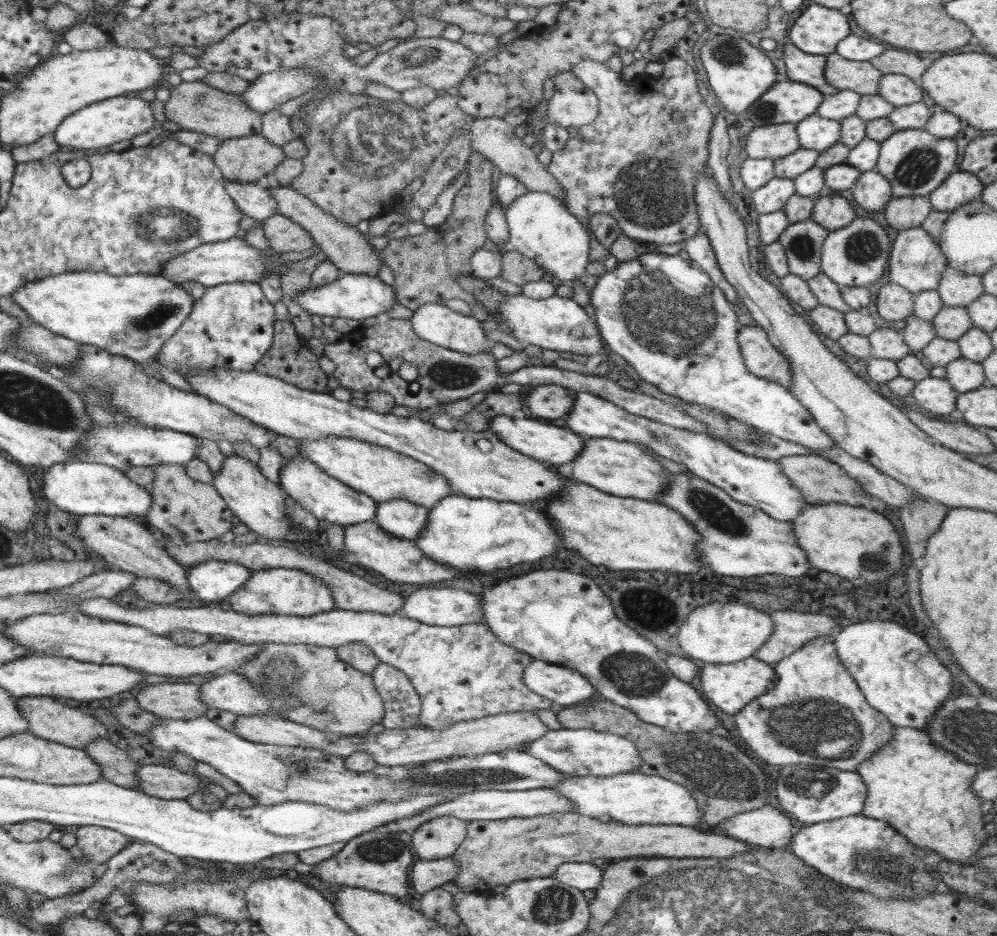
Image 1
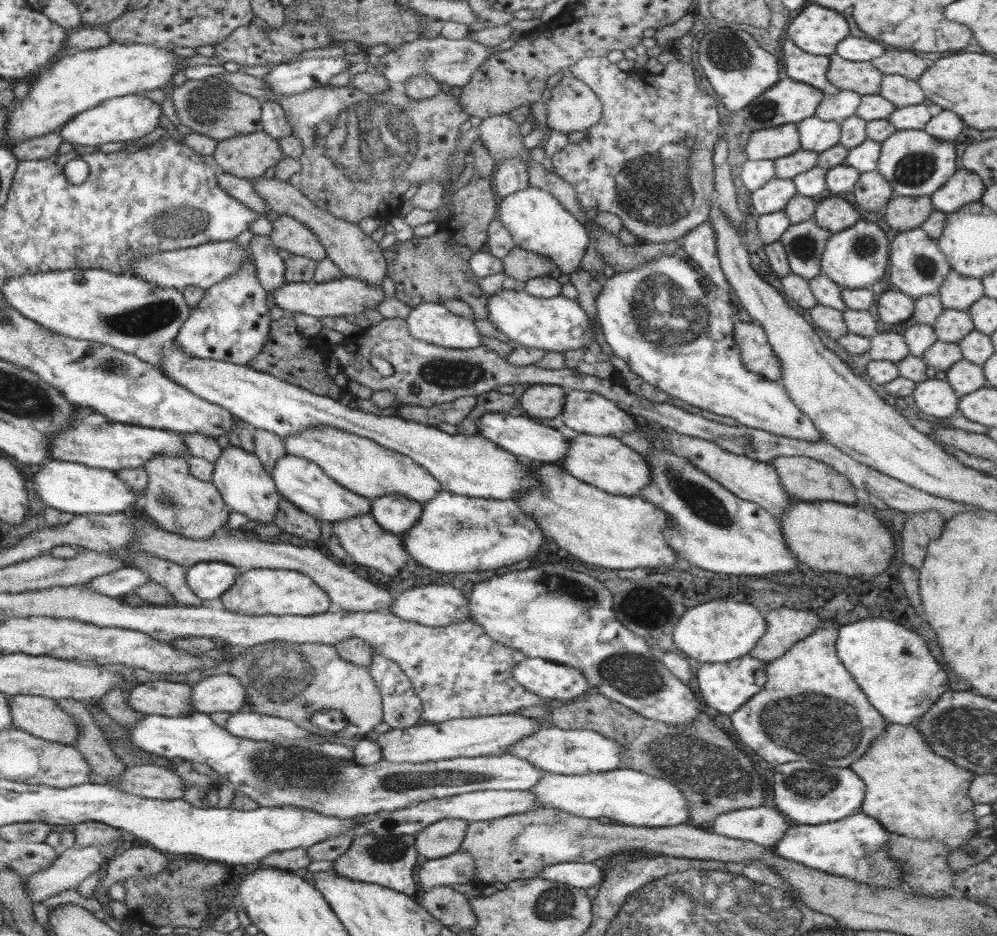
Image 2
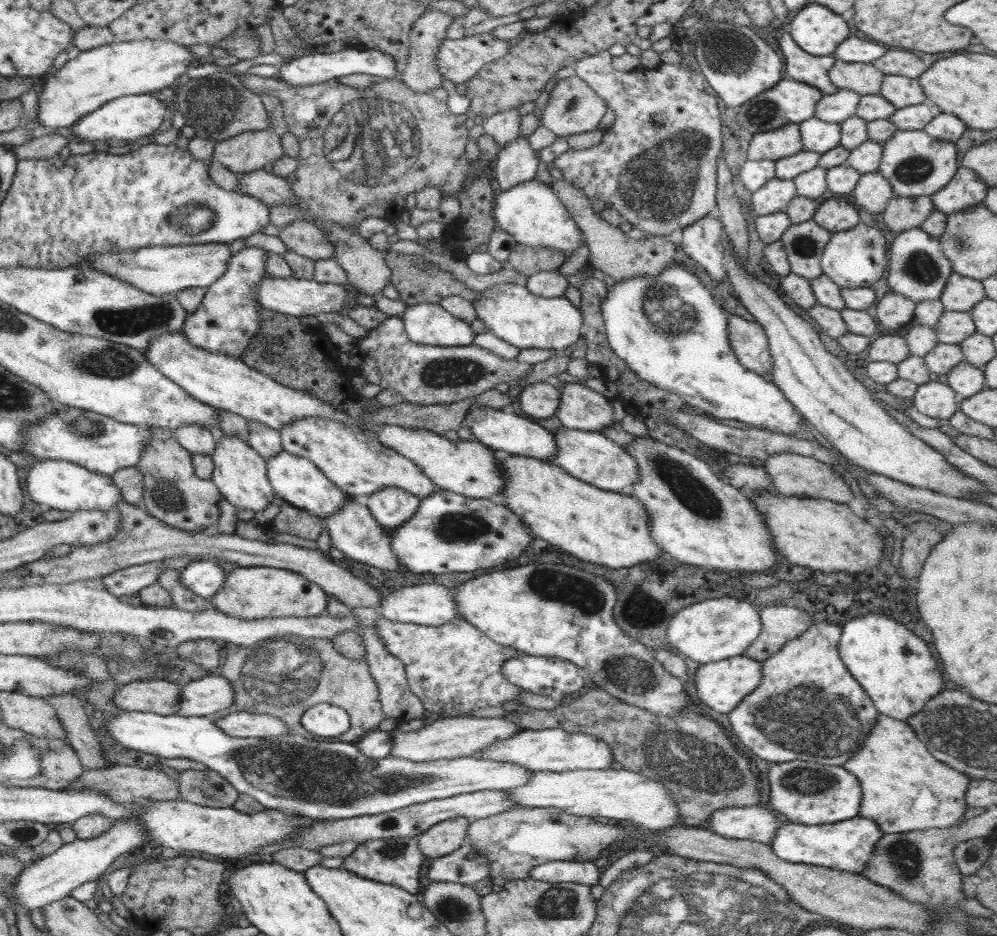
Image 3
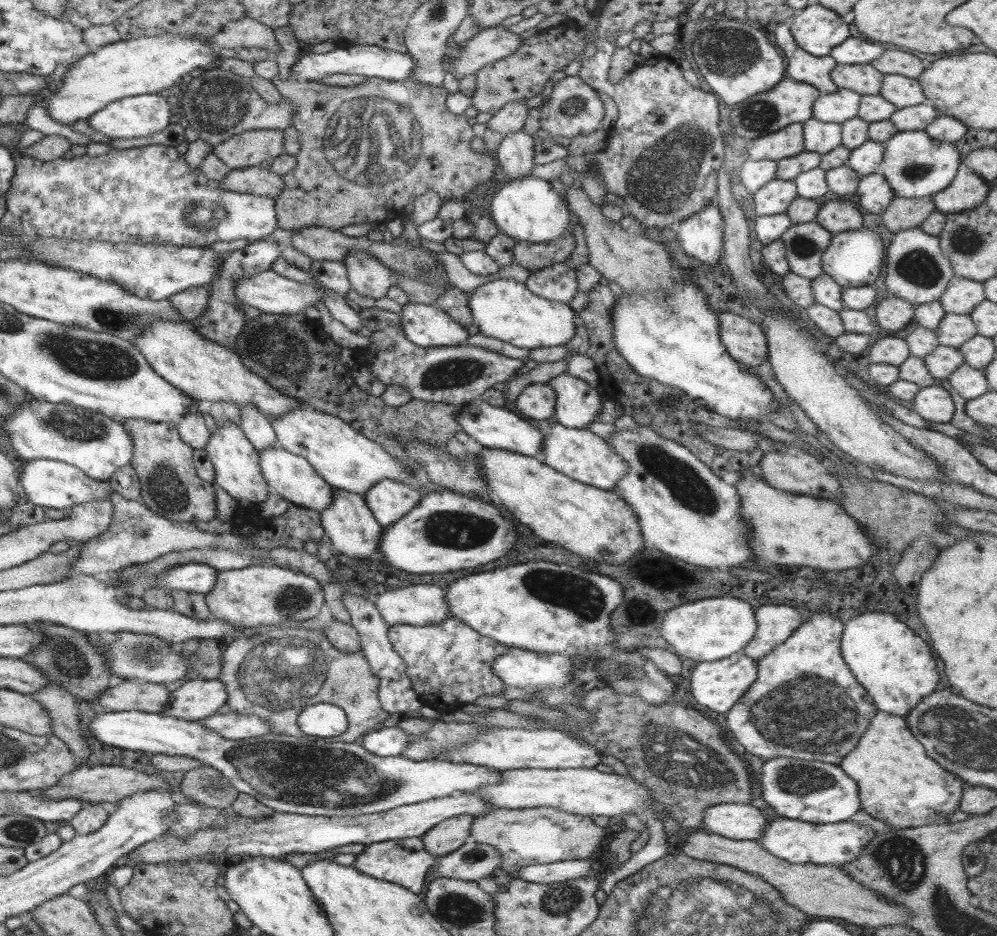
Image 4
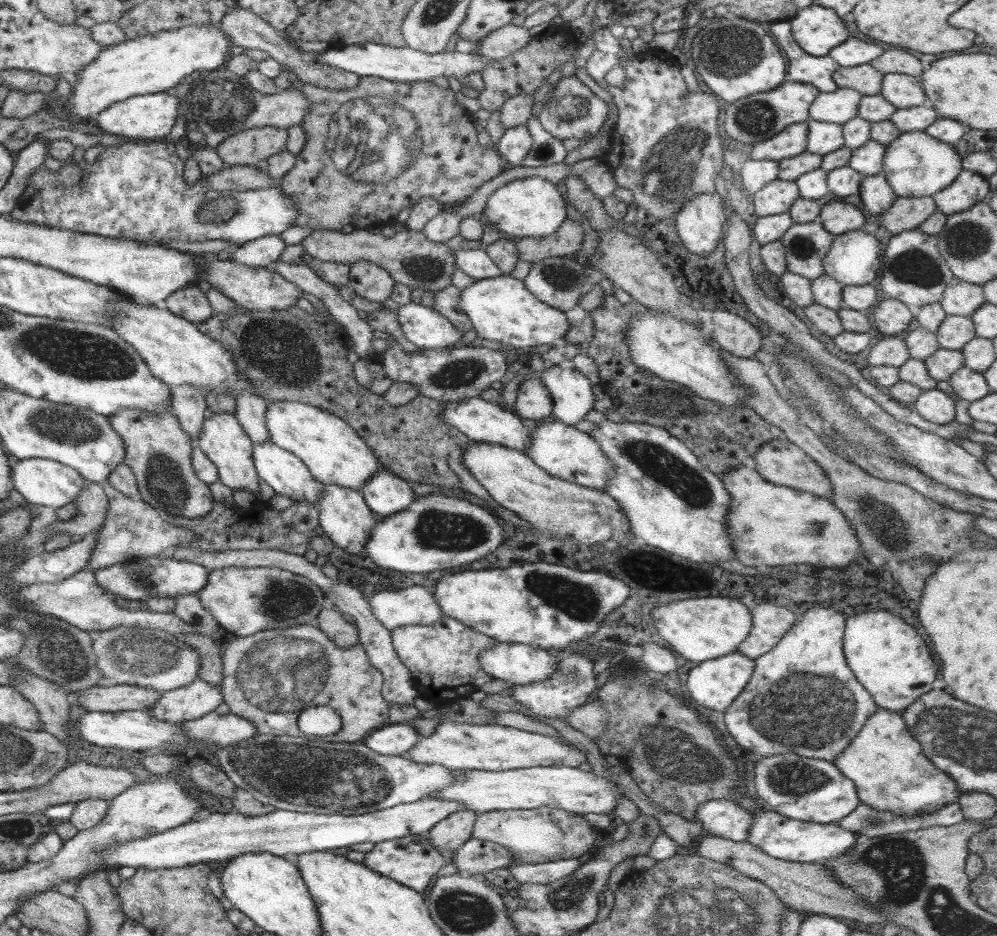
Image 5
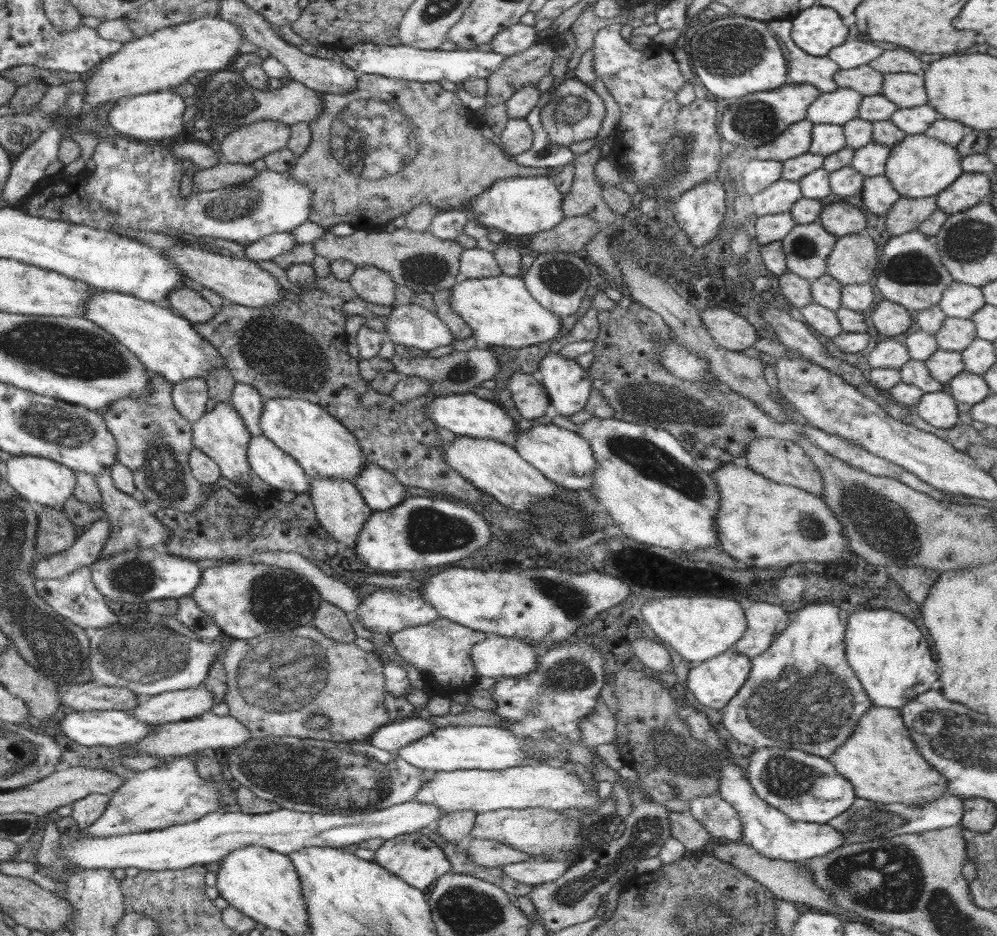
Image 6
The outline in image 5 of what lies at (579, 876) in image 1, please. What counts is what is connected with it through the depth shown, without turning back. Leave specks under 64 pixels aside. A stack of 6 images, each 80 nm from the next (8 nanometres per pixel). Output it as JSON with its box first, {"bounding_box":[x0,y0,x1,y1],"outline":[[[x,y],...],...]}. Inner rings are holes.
{"bounding_box":[509,858,579,884],"outline":[[[577,858],[556,859],[554,862],[542,862],[538,864],[515,864],[509,869],[513,877],[520,883],[548,884],[559,881],[561,878],[572,874],[579,866]]]}

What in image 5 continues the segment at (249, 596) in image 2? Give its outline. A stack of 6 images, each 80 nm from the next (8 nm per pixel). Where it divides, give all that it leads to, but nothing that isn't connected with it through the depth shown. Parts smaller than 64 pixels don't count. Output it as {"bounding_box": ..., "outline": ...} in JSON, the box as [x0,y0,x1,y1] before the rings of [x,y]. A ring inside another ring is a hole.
{"bounding_box":[198,566,327,637],"outline":[[[228,566],[209,571],[208,582],[198,592],[198,596],[202,606],[216,619],[216,622],[238,637],[272,629],[286,632],[291,626],[313,624],[321,609],[327,604],[323,590],[311,580],[291,570],[274,567]]]}

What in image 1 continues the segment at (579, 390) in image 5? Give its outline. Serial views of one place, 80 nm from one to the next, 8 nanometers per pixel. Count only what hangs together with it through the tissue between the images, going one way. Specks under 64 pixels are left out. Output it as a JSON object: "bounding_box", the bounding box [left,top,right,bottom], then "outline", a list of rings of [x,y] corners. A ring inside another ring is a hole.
{"bounding_box":[565,392,808,522],"outline":[[[576,392],[565,422],[566,428],[585,438],[613,438],[647,446],[657,455],[682,464],[692,474],[720,487],[738,502],[755,506],[778,521],[792,522],[808,503],[800,489],[781,471],[777,461],[744,454],[706,433],[690,432],[630,414],[599,395]]]}

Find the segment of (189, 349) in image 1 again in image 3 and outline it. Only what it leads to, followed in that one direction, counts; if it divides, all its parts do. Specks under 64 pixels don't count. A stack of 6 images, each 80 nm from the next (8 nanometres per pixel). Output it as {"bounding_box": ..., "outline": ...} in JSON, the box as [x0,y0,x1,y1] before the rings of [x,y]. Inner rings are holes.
{"bounding_box":[181,247,268,358],"outline":[[[255,247],[244,248],[230,259],[224,274],[206,288],[198,310],[187,316],[181,331],[188,342],[212,352],[241,358],[253,336],[260,330],[258,311],[261,304],[257,301],[255,286],[264,277],[266,260],[268,251]]]}

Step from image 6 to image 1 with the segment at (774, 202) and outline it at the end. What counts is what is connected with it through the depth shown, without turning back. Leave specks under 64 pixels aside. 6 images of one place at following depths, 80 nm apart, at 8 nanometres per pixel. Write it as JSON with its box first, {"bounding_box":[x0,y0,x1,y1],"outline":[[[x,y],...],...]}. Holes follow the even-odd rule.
{"bounding_box":[752,178,795,214],"outline":[[[772,178],[765,186],[752,191],[754,210],[757,214],[771,214],[783,211],[787,201],[795,194],[792,179]]]}

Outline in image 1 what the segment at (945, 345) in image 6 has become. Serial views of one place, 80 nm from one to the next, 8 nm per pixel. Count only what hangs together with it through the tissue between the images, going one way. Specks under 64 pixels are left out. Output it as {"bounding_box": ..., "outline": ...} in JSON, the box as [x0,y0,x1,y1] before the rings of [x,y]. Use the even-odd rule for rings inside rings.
{"bounding_box":[931,305,973,341],"outline":[[[943,305],[931,324],[935,327],[938,337],[955,341],[973,327],[966,307],[952,305]]]}

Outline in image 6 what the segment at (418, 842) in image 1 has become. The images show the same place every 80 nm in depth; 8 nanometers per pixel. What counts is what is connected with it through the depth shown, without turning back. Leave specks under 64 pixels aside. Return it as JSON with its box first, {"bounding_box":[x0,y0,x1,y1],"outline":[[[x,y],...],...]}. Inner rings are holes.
{"bounding_box":[435,810,477,843],"outline":[[[473,810],[446,813],[436,821],[435,831],[439,832],[446,842],[464,843],[470,838],[476,815],[477,812]]]}

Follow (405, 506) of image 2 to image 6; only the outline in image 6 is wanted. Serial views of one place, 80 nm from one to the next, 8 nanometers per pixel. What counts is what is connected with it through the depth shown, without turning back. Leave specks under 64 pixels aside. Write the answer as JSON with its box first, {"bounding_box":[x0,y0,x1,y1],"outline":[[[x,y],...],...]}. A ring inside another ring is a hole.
{"bounding_box":[354,462,408,511],"outline":[[[366,462],[354,484],[373,511],[390,510],[408,497],[407,486],[382,467]]]}

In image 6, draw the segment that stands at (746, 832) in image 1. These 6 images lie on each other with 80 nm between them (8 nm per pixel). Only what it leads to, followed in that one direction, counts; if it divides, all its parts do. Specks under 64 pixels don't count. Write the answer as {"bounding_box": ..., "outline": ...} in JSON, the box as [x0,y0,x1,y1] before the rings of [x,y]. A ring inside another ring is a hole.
{"bounding_box":[690,794,743,840],"outline":[[[719,794],[690,801],[691,815],[717,840],[743,840],[743,826],[736,809]]]}

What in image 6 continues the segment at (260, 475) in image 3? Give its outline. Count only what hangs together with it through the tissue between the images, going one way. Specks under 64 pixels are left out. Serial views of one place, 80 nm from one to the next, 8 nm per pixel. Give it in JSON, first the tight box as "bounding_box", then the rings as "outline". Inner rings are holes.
{"bounding_box":[192,402,253,488],"outline":[[[218,402],[212,411],[206,411],[192,426],[193,447],[216,462],[221,470],[221,478],[247,488],[253,470],[246,457],[246,450],[252,436],[239,412],[231,404]]]}

